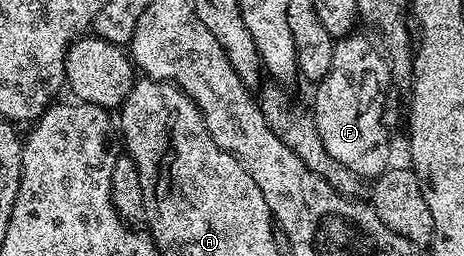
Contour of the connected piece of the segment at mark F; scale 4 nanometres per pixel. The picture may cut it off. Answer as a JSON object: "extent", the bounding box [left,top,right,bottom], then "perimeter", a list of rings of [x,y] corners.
{"extent":[312,33,392,181],"perimeter":[[[351,33],[335,42],[332,53],[332,69],[328,69],[326,76],[313,88],[312,114],[316,129],[324,141],[324,149],[328,149],[328,153],[332,153],[332,157],[336,157],[336,161],[340,161],[340,165],[346,165],[348,169],[352,169],[352,173],[361,175],[363,180],[373,181],[392,163],[389,139],[391,136],[381,121],[383,100],[388,92],[386,82],[391,82],[392,72],[379,44],[369,34],[367,34],[368,36],[358,34]]]}

